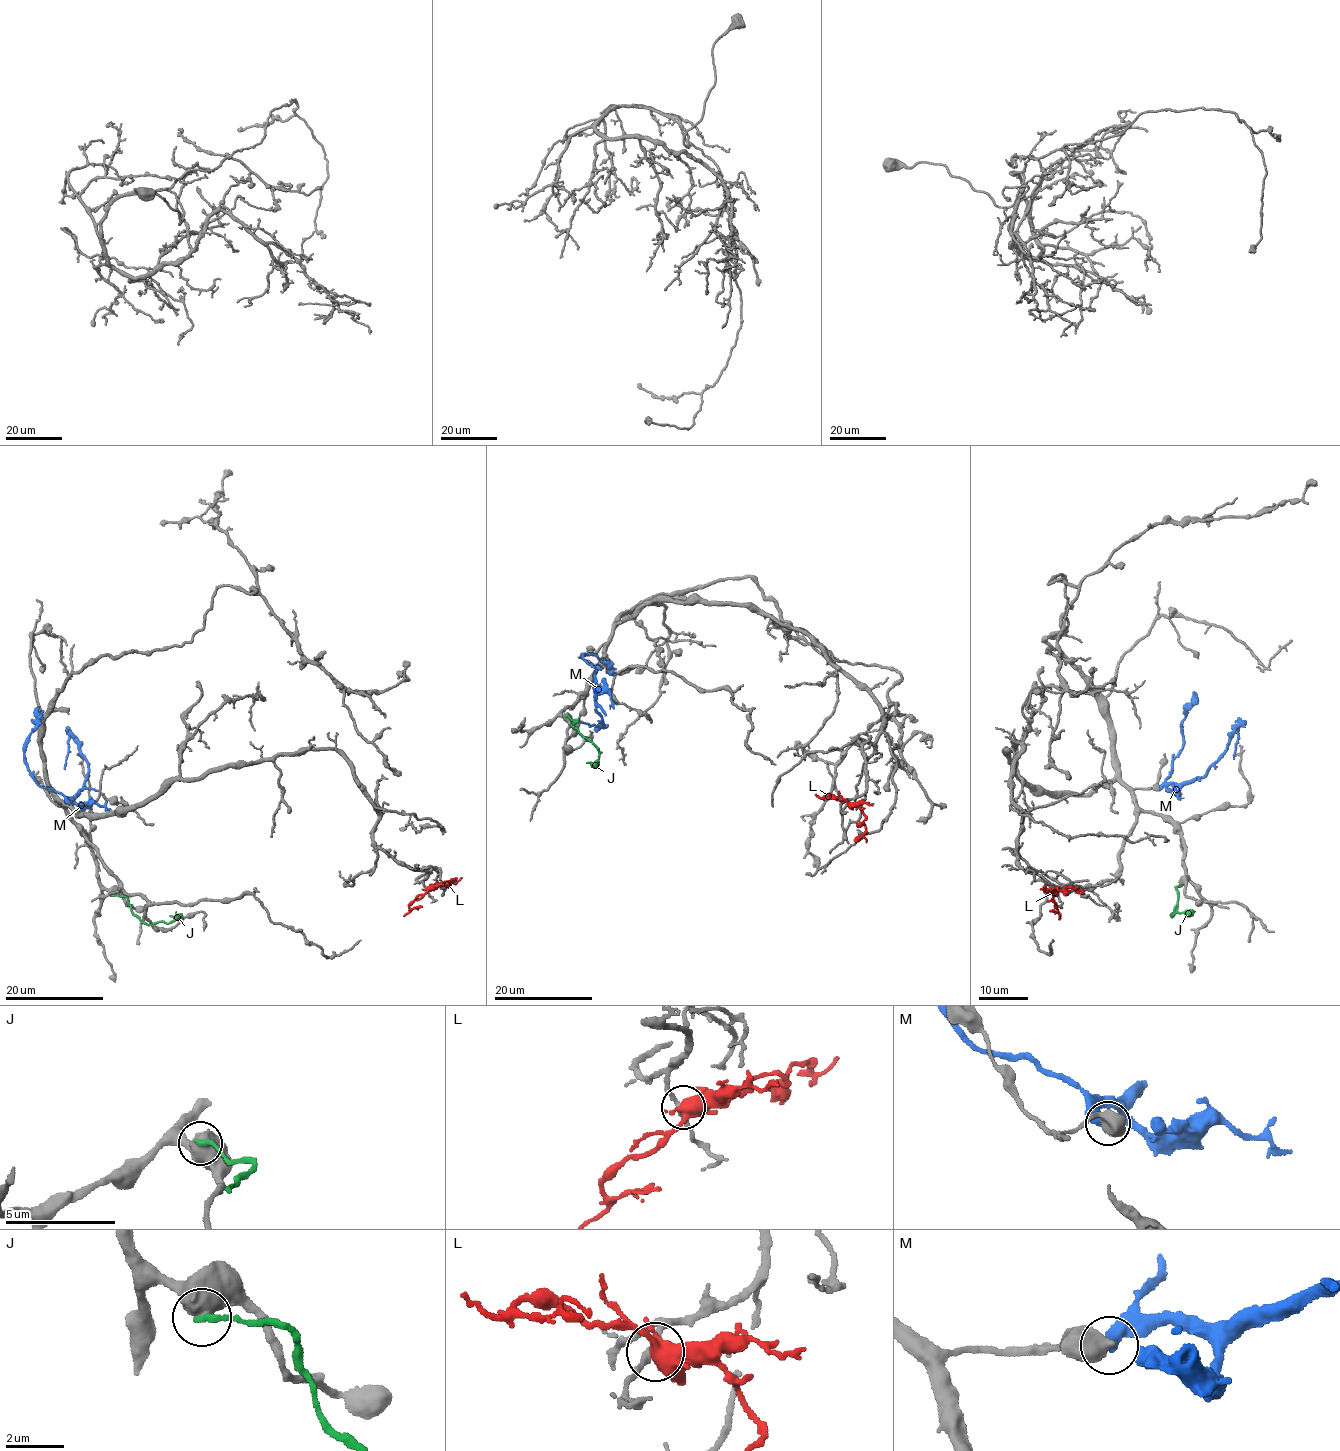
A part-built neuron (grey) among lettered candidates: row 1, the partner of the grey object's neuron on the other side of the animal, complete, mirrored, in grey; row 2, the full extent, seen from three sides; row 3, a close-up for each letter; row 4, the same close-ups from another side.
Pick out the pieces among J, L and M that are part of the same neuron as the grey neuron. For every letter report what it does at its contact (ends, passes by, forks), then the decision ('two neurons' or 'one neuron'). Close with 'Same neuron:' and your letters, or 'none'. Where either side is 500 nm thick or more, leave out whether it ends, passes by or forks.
J: two neurons
L: it forks; two neurons
M: it ends; two neurons
Same neuron: none

